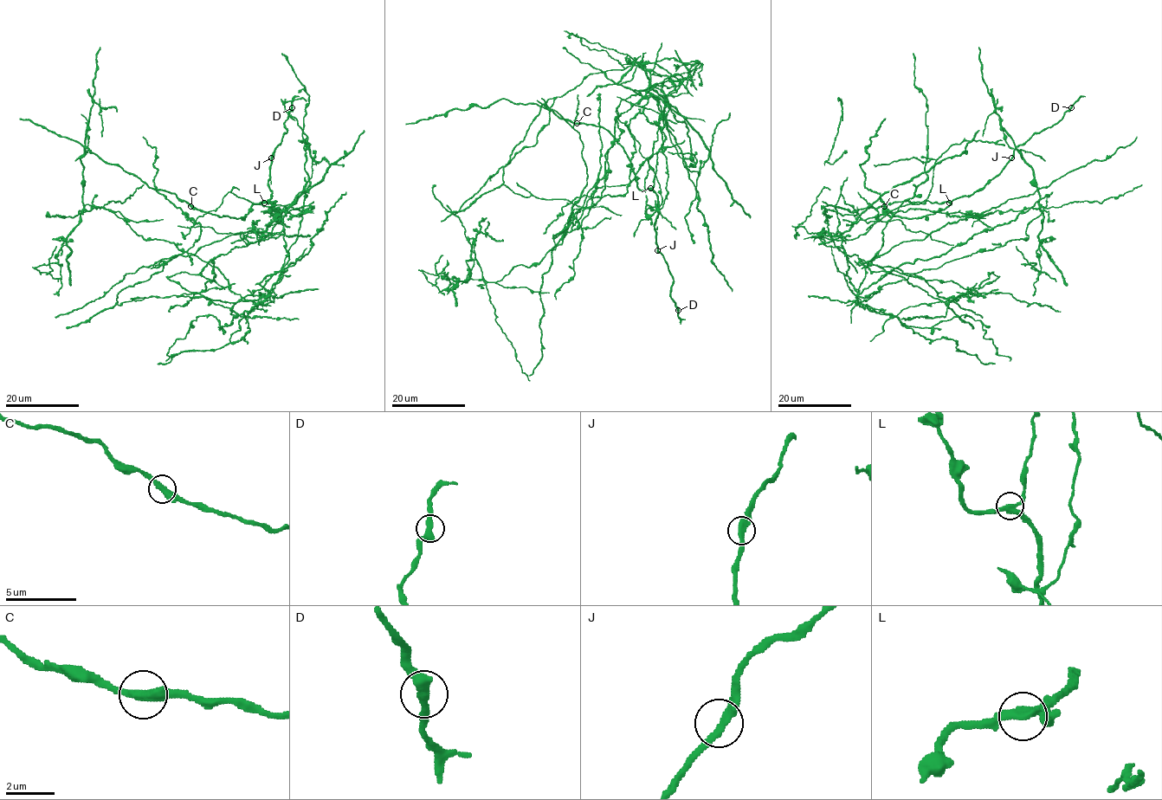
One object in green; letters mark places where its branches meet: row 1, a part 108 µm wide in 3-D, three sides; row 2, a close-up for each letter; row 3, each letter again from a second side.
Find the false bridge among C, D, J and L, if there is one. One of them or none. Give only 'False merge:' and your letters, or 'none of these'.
False merge: L

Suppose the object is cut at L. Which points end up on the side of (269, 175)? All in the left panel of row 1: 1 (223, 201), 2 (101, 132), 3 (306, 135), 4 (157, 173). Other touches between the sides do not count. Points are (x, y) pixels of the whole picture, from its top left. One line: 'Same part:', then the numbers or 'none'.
Same part: none

